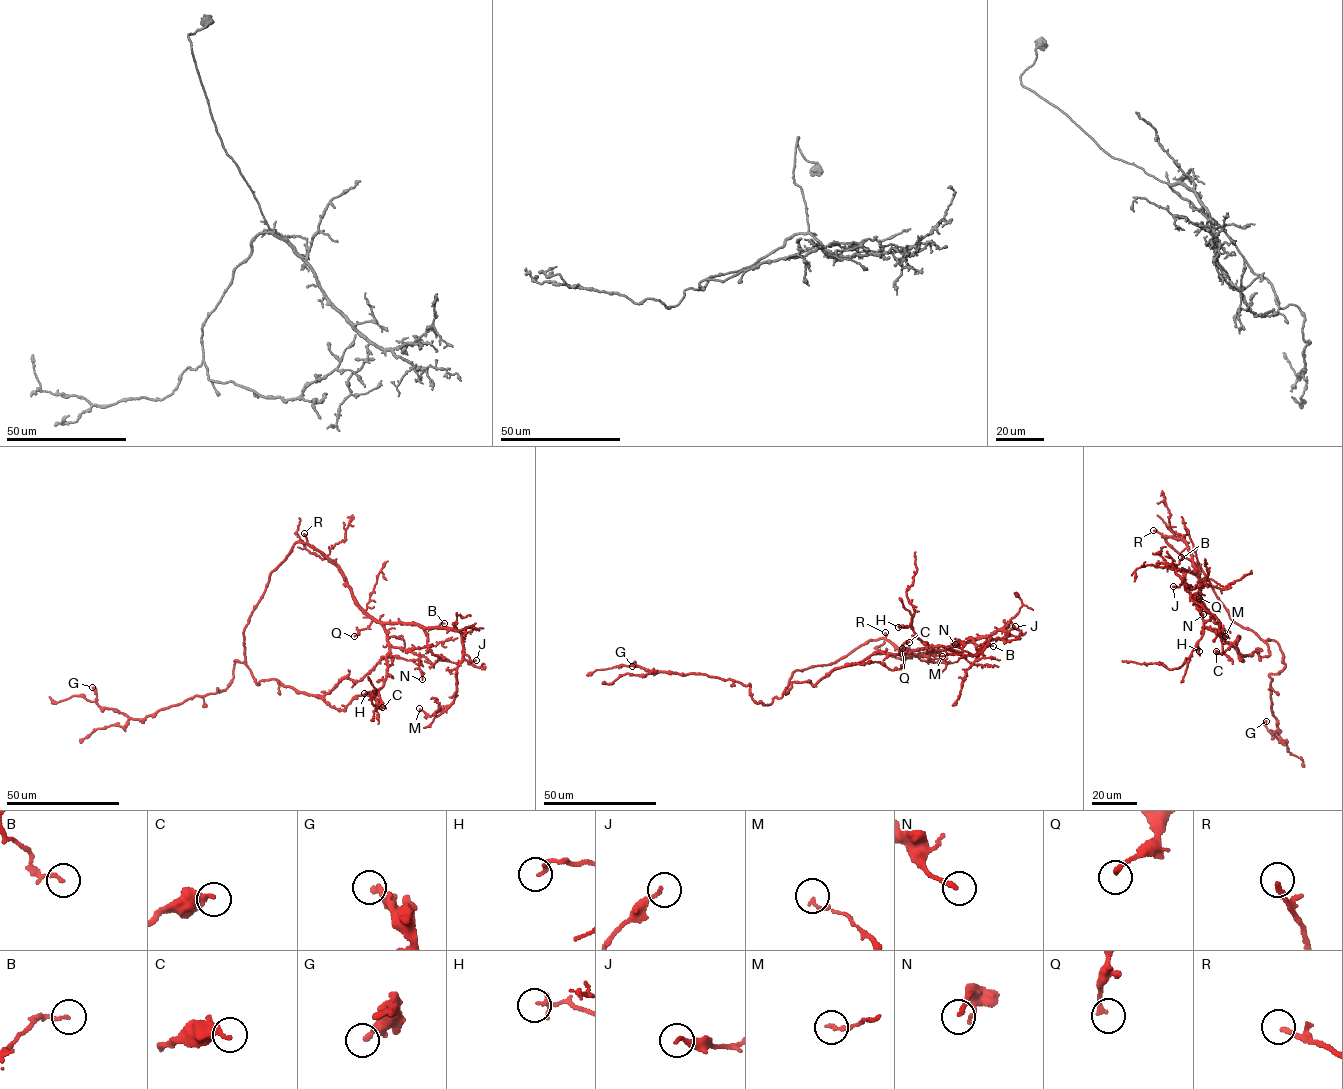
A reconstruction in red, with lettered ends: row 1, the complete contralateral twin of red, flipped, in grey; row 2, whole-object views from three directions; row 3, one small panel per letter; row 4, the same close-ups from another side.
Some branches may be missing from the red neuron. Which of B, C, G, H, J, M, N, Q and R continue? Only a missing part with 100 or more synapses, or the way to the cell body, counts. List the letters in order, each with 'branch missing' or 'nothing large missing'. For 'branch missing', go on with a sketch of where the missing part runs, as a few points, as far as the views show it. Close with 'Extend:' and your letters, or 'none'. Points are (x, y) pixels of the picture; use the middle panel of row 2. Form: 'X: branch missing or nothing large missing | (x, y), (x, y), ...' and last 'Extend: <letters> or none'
B: nothing large missing
C: nothing large missing
G: nothing large missing
H: nothing large missing
J: nothing large missing
M: nothing large missing
N: nothing large missing
Q: nothing large missing
R: branch missing | (885, 632), (887, 609), (883, 600), (859, 576), (852, 547), (855, 534), (854, 538), (869, 535), (881, 542)
Extend: R

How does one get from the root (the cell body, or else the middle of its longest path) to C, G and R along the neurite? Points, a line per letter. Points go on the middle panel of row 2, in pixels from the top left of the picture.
C: (833, 671), (855, 662), (875, 662), (891, 670), (899, 669), (904, 663), (901, 646), (909, 642)
G: (833, 671), (813, 685), (793, 682), (788, 694), (765, 705), (752, 698), (750, 684), (632, 666)
R: (833, 671), (813, 685), (793, 682), (784, 692), (793, 672), (834, 662), (885, 638), (885, 632)

